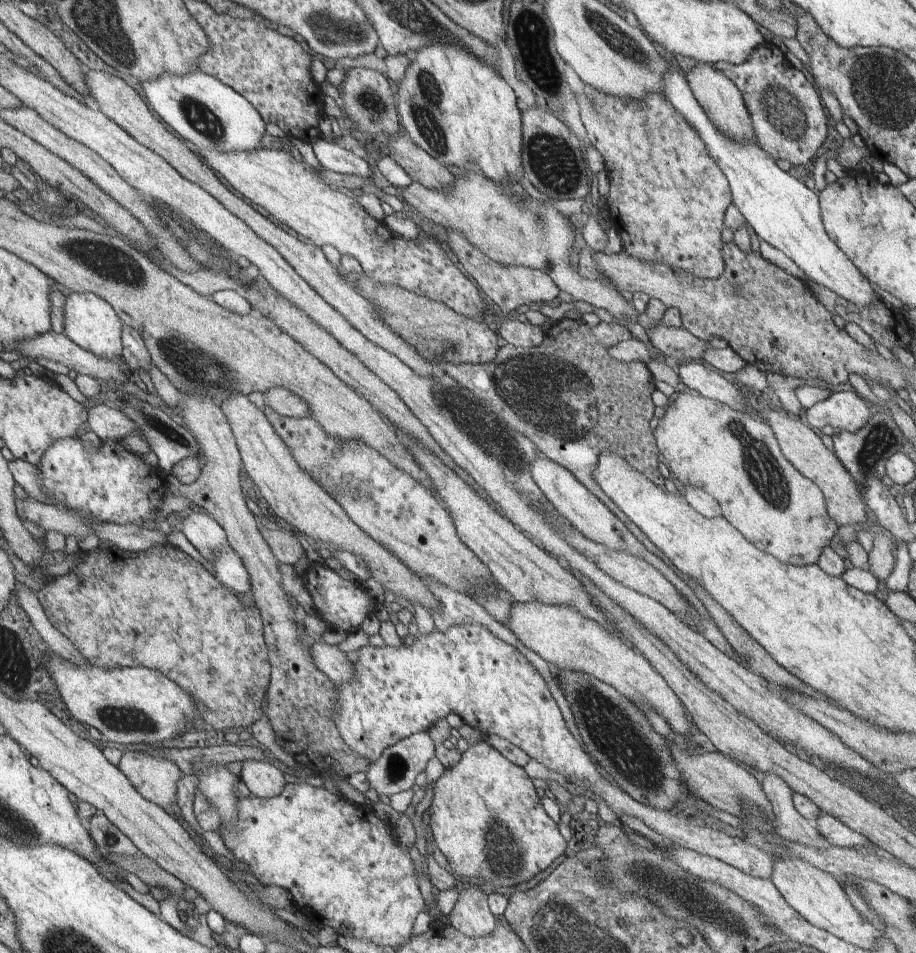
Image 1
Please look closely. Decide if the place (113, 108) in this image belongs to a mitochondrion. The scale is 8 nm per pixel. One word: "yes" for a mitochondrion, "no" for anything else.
no

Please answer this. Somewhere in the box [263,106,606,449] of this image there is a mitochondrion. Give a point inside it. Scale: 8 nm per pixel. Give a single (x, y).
(524, 384)

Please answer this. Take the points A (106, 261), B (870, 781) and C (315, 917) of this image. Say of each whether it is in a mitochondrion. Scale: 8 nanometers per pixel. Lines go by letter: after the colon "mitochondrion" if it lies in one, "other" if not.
A: mitochondrion
B: other
C: other

